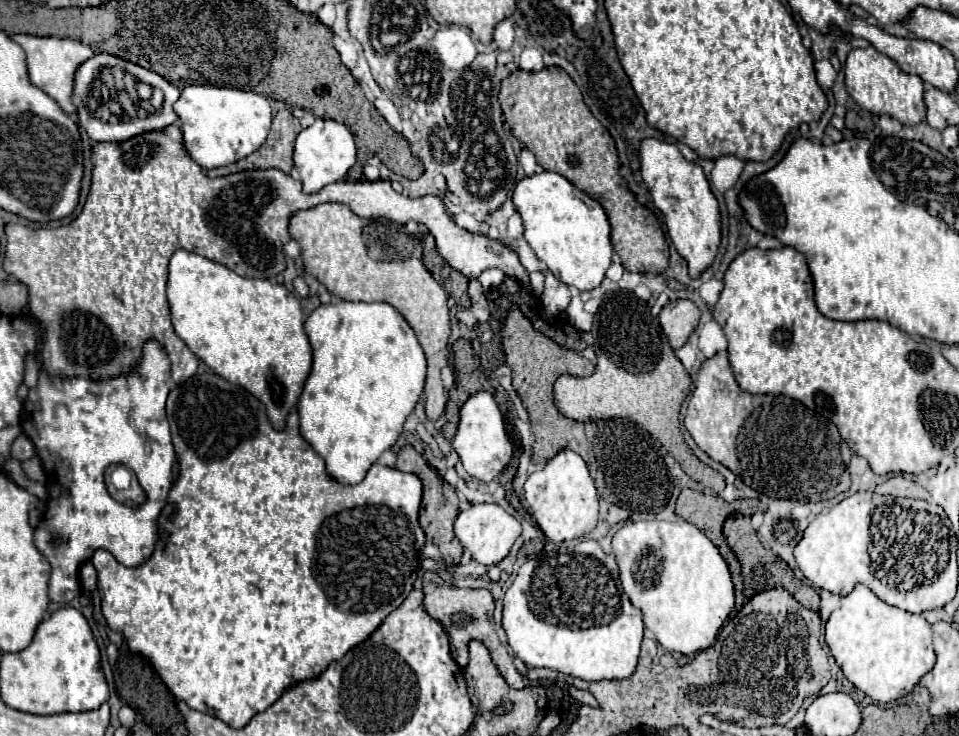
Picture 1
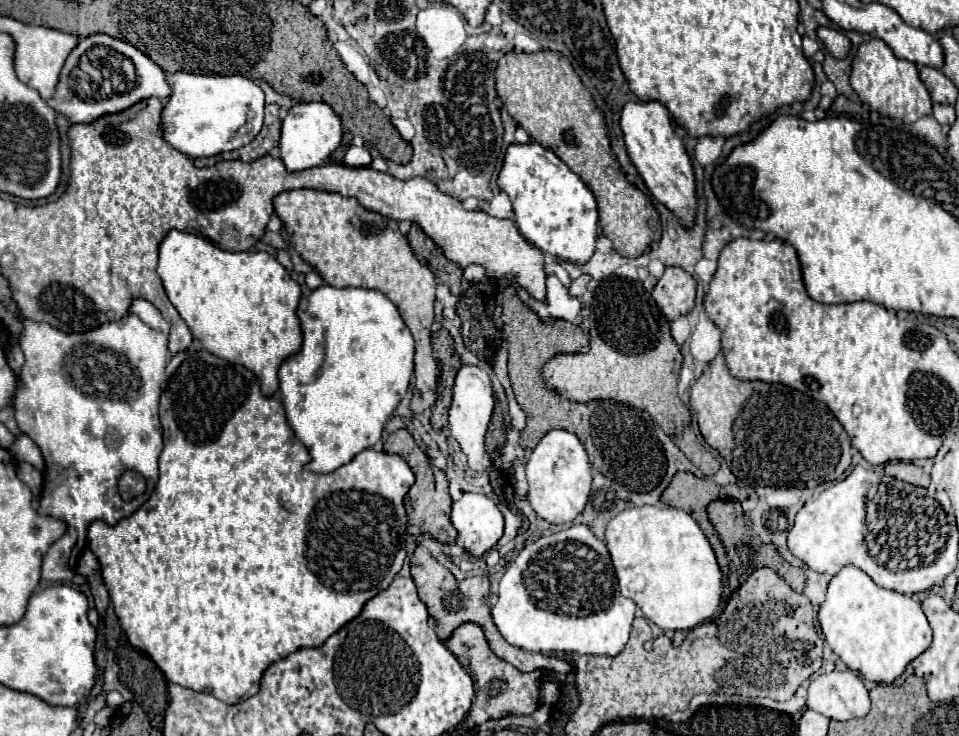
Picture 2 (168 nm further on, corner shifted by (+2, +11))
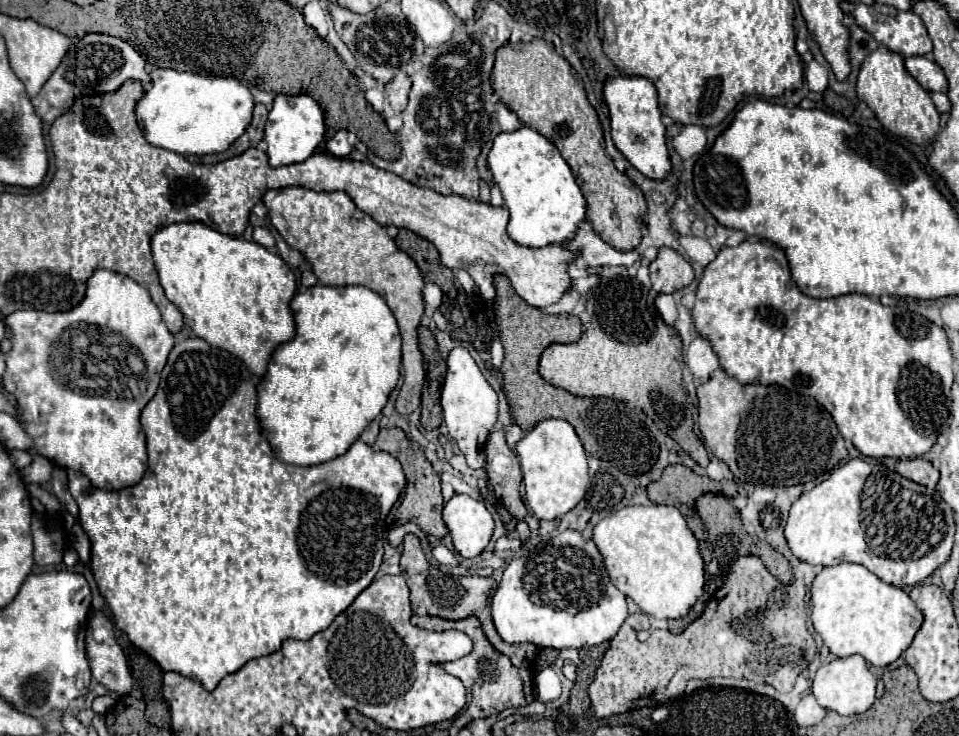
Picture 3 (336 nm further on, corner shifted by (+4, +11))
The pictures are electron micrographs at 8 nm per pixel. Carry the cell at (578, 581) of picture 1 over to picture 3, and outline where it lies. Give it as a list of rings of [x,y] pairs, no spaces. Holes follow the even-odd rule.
[[[564,531],[550,541],[538,543],[532,551],[514,557],[506,569],[504,577],[492,597],[492,619],[496,631],[506,643],[532,643],[536,647],[568,649],[568,647],[592,647],[610,641],[624,619],[628,617],[628,605],[624,593],[620,593],[606,575],[602,555],[594,541],[582,539],[578,531]]]

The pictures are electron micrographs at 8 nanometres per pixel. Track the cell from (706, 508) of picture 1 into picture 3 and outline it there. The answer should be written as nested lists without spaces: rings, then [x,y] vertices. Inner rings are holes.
[[[668,465],[664,469],[664,475],[648,485],[648,499],[652,503],[664,503],[668,499],[666,501],[668,505],[678,505],[682,515],[686,515],[688,527],[698,539],[700,553],[706,563],[710,563],[712,557],[710,557],[710,549],[704,543],[706,533],[700,517],[694,511],[694,501],[704,493],[720,493],[720,491],[722,491],[720,481],[712,481],[710,477],[700,477],[686,465]],[[708,483],[718,483],[718,485],[708,485]]]

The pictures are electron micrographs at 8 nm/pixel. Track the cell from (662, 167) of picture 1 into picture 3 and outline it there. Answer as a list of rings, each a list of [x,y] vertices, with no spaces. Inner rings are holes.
[[[618,73],[608,77],[604,83],[604,101],[610,111],[610,131],[616,149],[646,177],[664,179],[670,173],[670,157],[666,147],[666,127],[658,109],[658,93],[652,81],[646,77]],[[636,137],[642,137],[642,143],[636,143]]]

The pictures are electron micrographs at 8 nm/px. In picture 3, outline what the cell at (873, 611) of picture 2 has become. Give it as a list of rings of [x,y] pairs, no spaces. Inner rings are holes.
[[[840,563],[840,565],[824,567],[812,583],[810,599],[812,599],[810,617],[812,617],[814,629],[816,629],[816,633],[820,633],[822,641],[830,649],[830,653],[834,657],[850,657],[854,653],[860,653],[860,655],[864,655],[864,659],[870,665],[876,665],[876,667],[886,667],[886,665],[894,663],[912,643],[912,639],[924,619],[920,609],[914,605],[914,601],[908,597],[906,591],[884,583],[882,579],[878,579],[874,573],[870,573],[860,563]]]

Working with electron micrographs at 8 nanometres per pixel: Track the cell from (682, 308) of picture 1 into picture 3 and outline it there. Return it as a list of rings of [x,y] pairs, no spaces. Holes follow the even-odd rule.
[[[660,247],[658,257],[648,265],[652,289],[656,293],[674,293],[692,283],[694,269],[692,265],[674,249]]]

